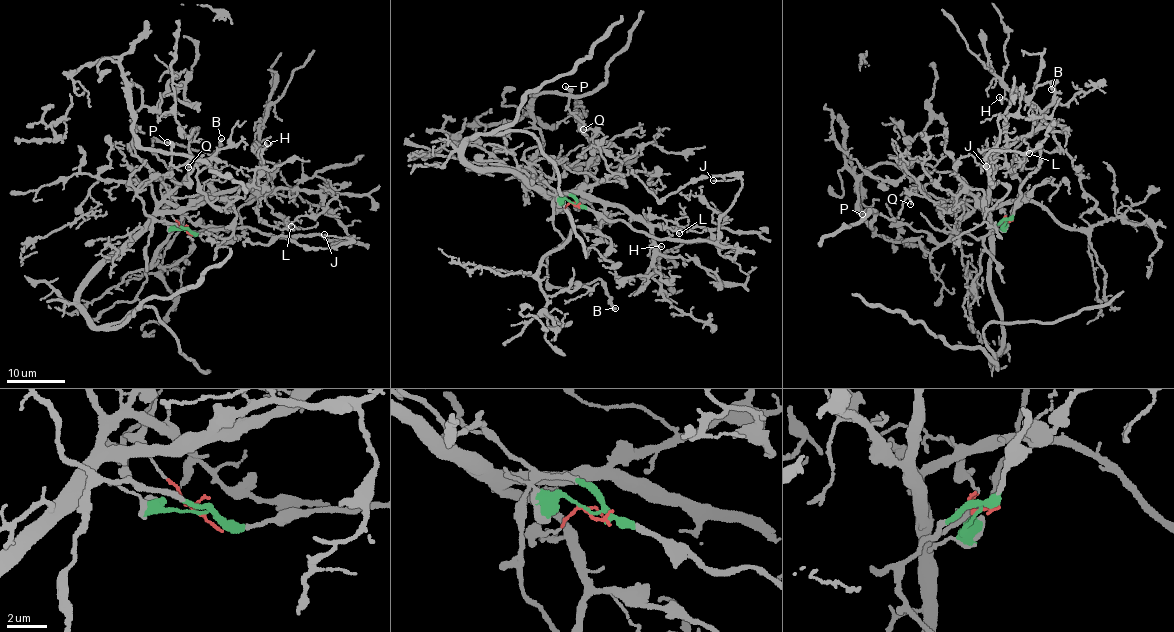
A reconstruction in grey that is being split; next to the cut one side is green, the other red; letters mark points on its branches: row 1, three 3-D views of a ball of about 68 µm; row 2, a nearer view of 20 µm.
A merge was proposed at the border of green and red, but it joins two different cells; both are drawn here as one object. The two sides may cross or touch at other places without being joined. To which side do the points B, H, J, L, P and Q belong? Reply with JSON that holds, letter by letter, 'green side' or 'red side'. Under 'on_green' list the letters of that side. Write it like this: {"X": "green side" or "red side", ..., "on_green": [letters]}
{"B": "green side", "H": "red side", "J": "green side", "L": "red side", "P": "red side", "Q": "red side", "on_green": ["B", "J"]}

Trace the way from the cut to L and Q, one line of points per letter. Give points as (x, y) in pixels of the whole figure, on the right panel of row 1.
L: (1006, 221), (1001, 204), (990, 223), (988, 168), (1005, 151), (1007, 168), (1016, 170), (1029, 153)
Q: (1006, 221), (1001, 204), (990, 223), (988, 210), (967, 191), (950, 212), (924, 196), (907, 196), (910, 204)

